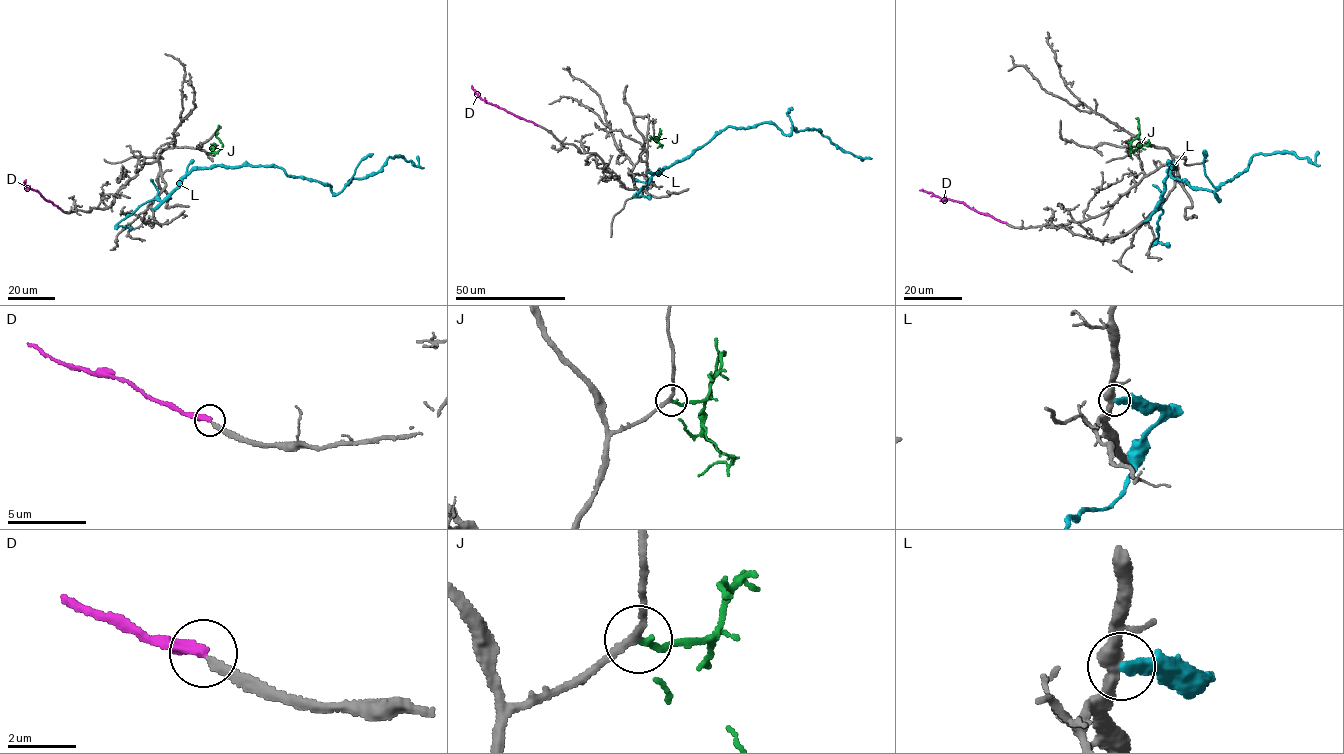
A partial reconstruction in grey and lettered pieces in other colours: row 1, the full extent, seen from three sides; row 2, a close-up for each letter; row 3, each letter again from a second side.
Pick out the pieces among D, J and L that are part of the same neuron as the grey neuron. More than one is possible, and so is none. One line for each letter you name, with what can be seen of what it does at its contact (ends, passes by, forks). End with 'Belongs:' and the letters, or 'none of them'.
J: it ends there
Belongs: J

